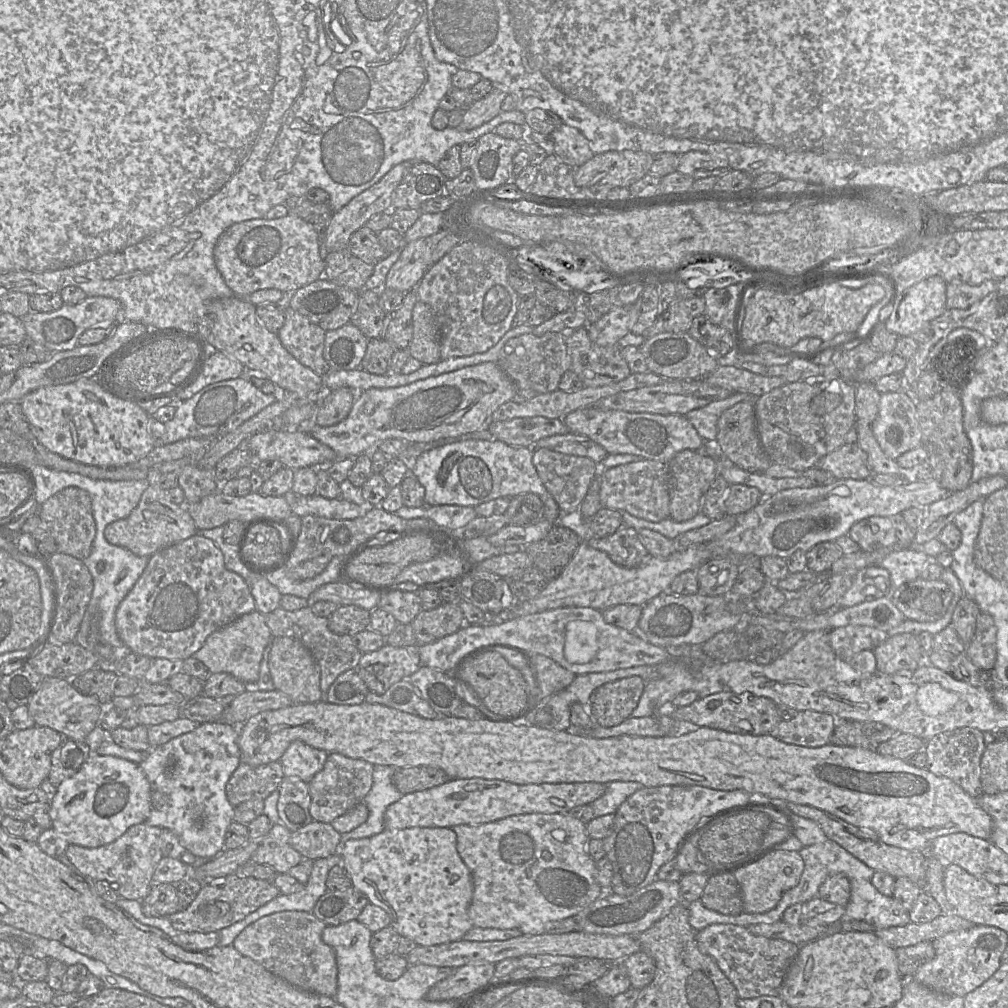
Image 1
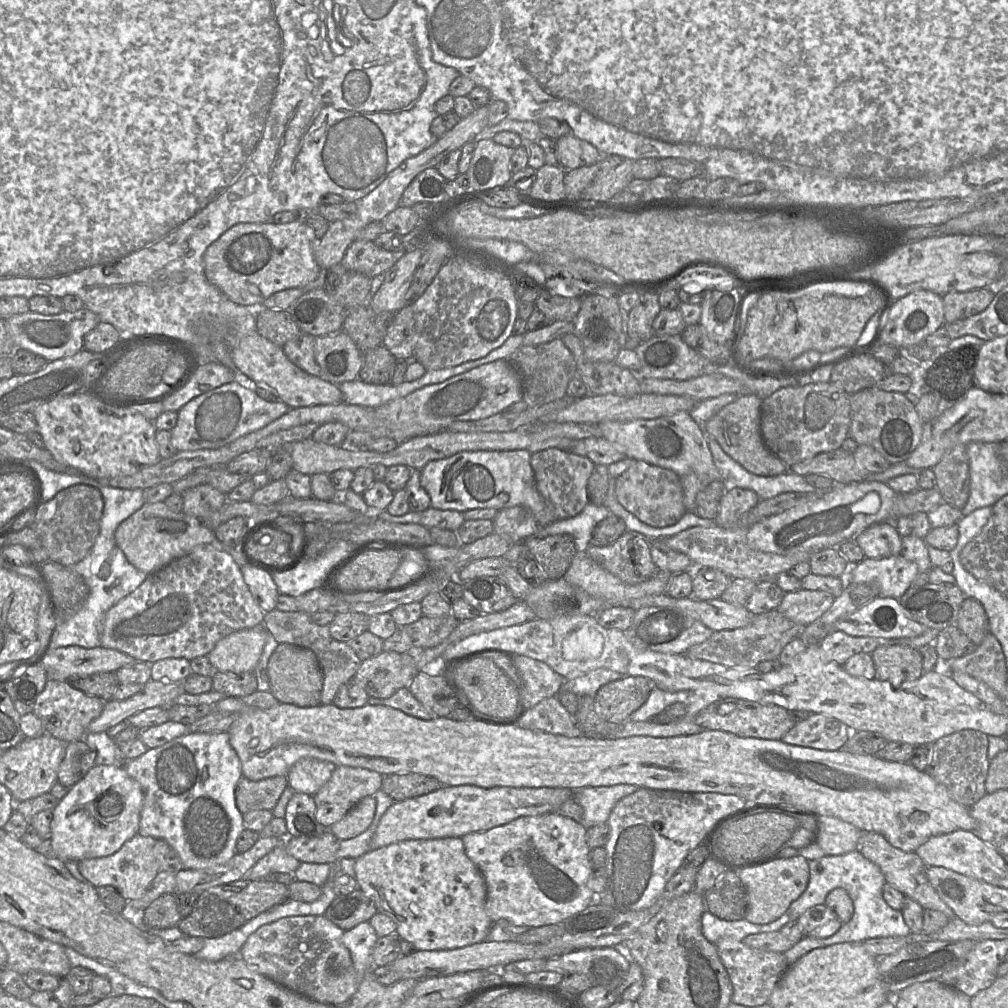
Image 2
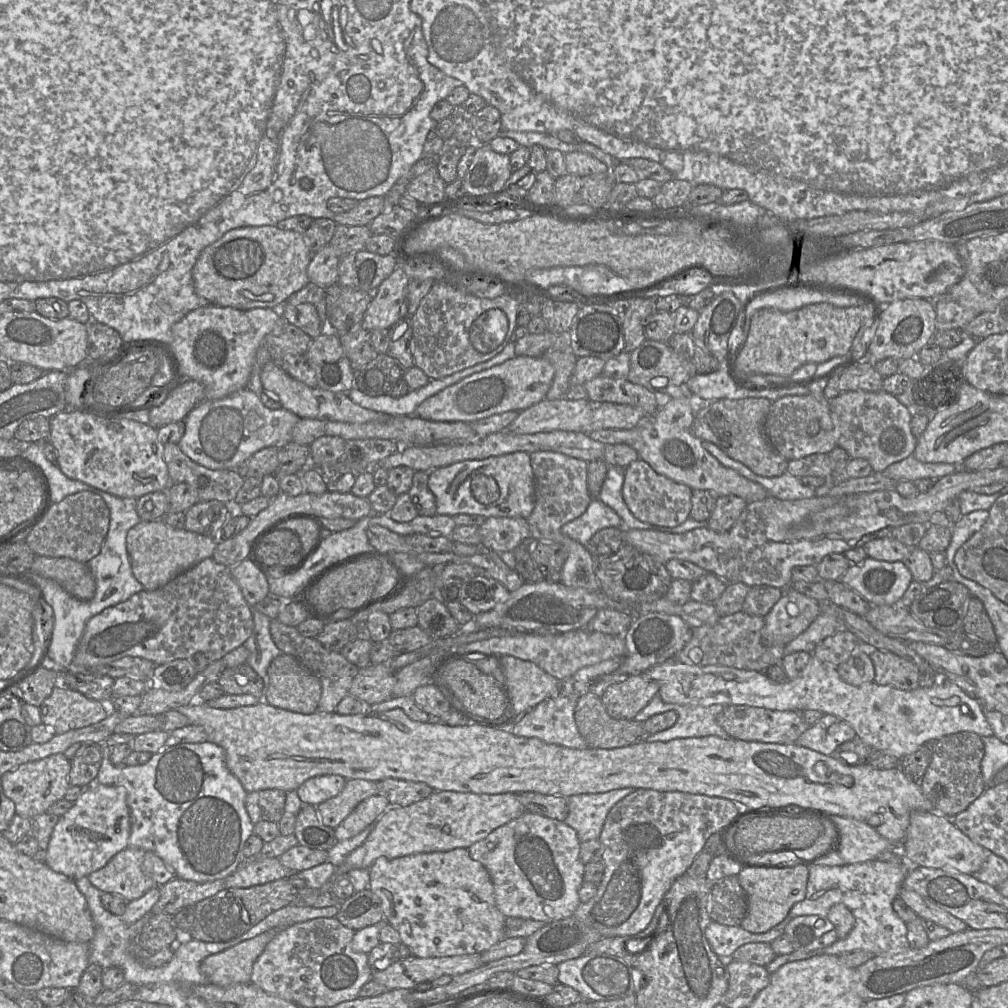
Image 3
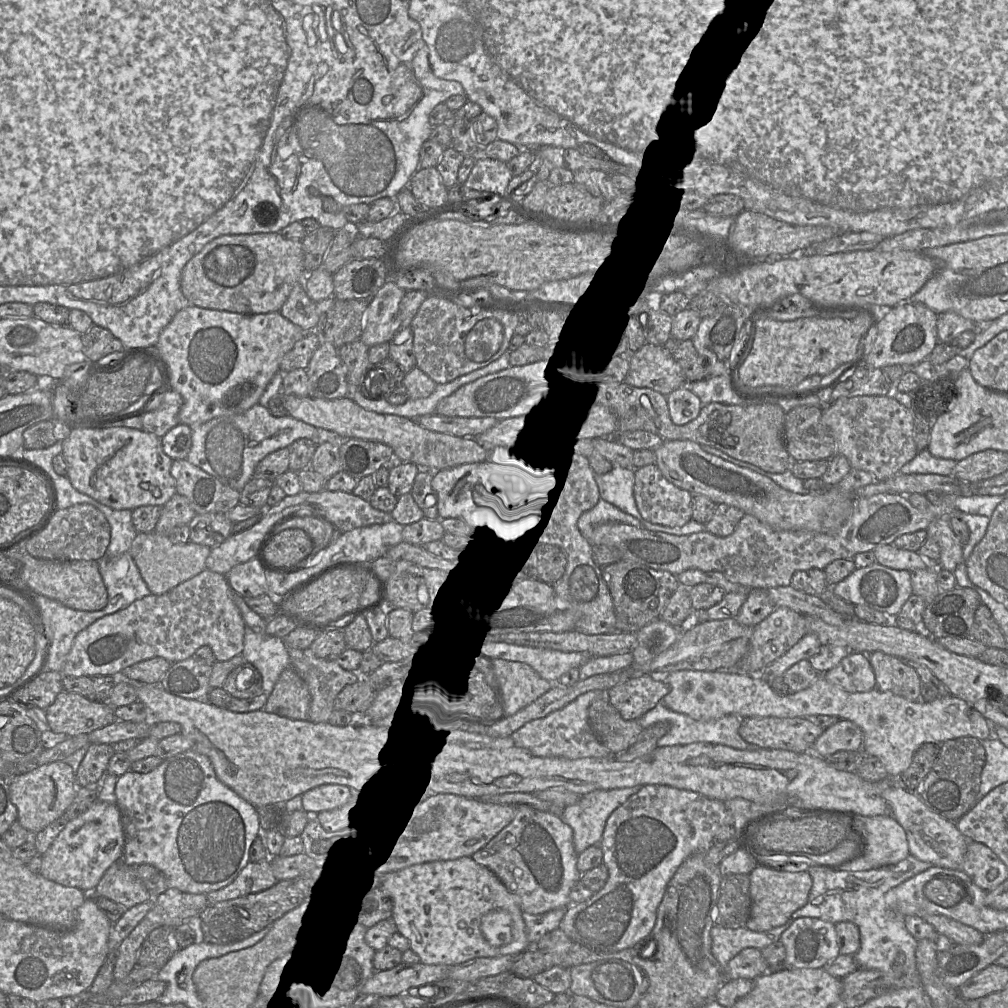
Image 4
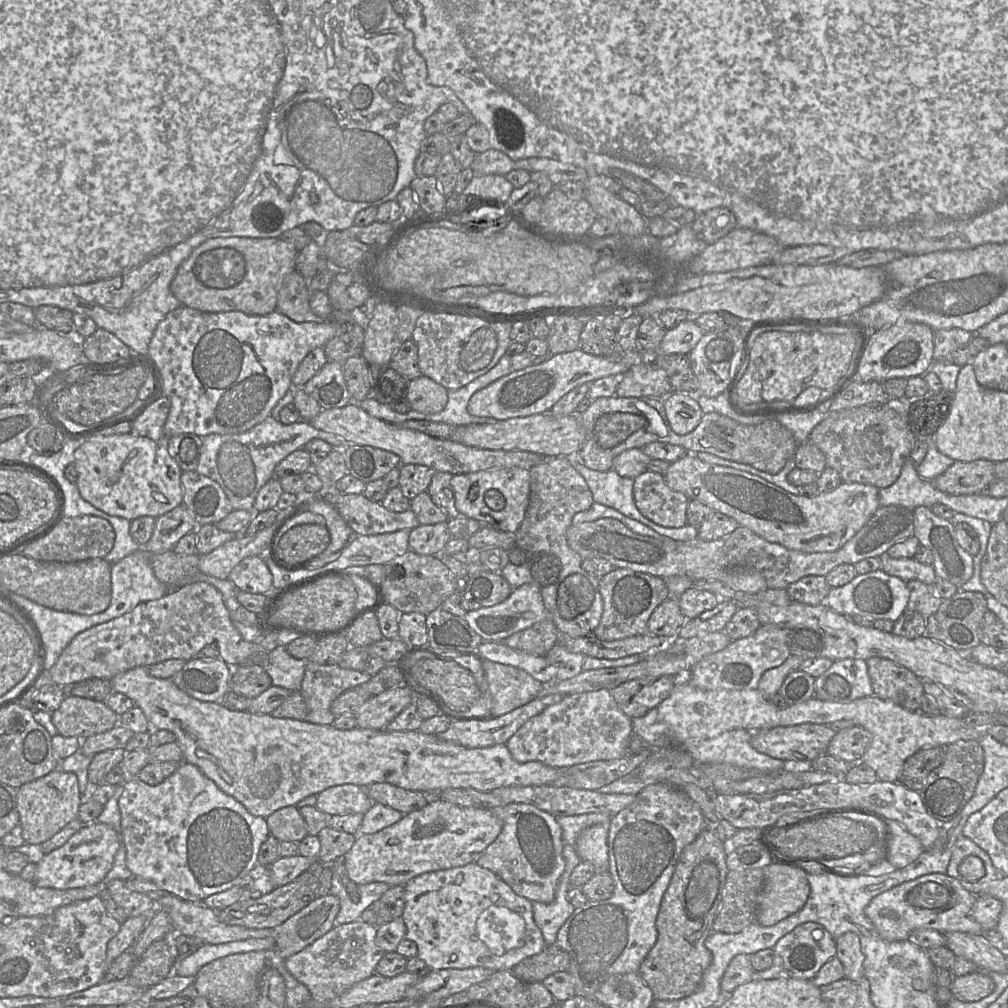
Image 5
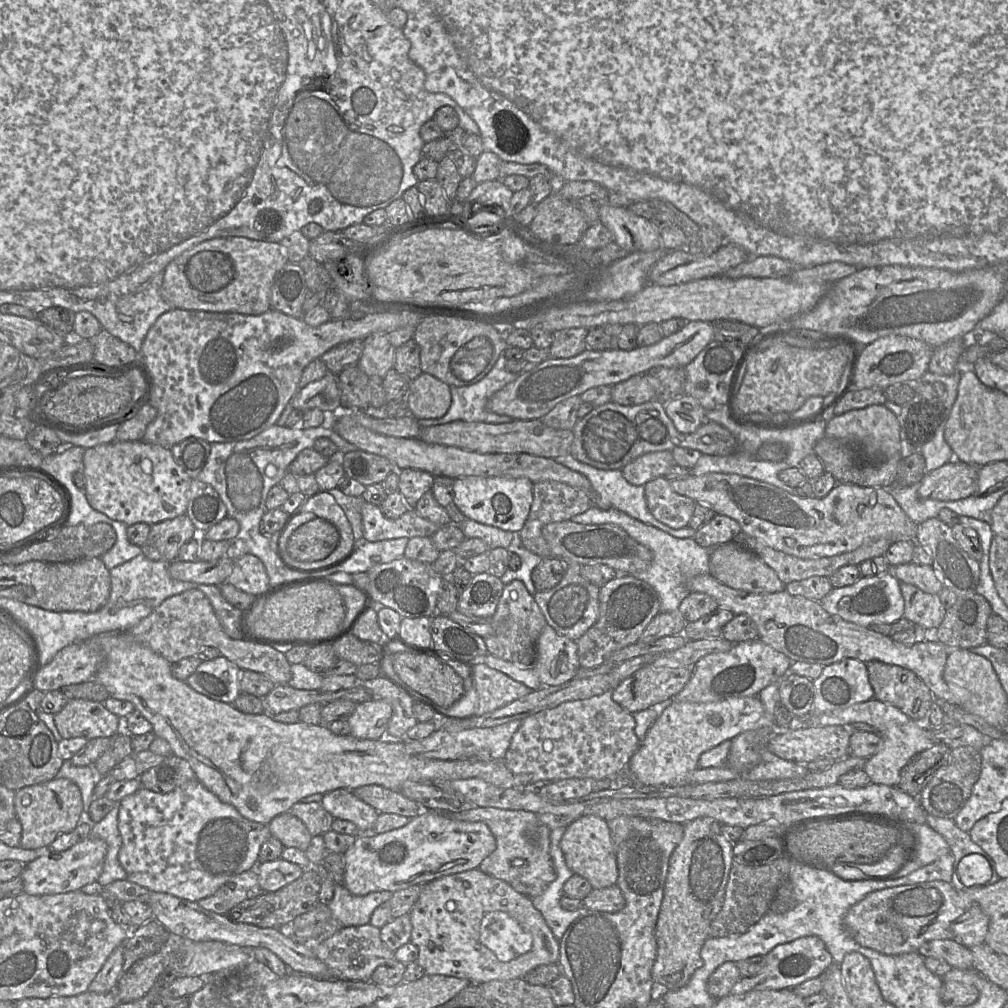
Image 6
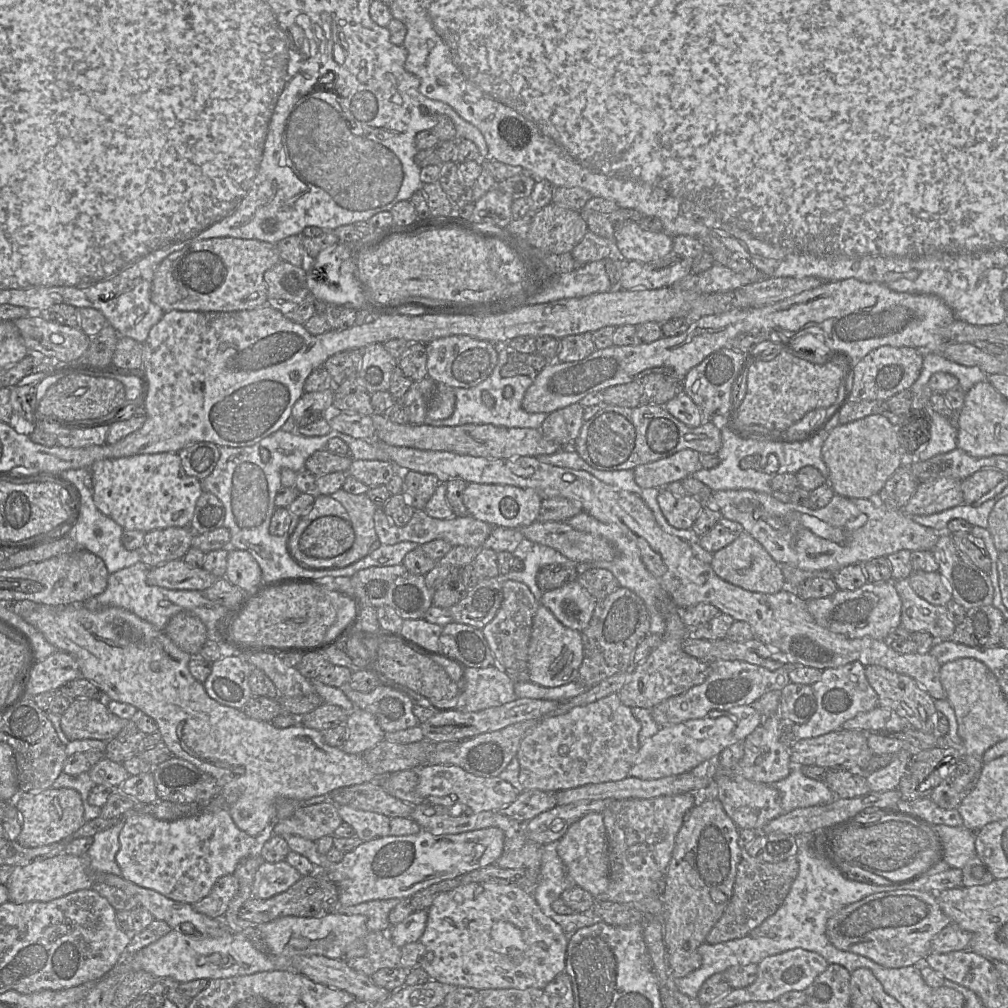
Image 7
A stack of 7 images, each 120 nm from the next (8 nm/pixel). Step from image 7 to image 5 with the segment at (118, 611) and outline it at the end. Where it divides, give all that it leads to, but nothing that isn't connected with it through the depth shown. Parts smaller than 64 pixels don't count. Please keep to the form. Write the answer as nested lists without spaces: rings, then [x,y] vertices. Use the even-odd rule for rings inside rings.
[[[136,667],[111,679],[114,692],[129,697],[140,708],[154,730],[169,730],[181,747],[183,761],[198,767],[225,794],[240,802],[246,810],[267,818],[278,809],[294,806],[310,795],[337,785],[353,784],[366,788],[373,783],[388,783],[405,790],[434,794],[444,789],[473,789],[490,792],[501,787],[553,785],[560,768],[540,762],[516,762],[505,744],[485,748],[465,748],[419,731],[388,731],[355,727],[339,730],[306,720],[275,718],[270,714],[230,711],[216,702],[199,701],[181,691],[172,679],[152,677],[147,667]]]

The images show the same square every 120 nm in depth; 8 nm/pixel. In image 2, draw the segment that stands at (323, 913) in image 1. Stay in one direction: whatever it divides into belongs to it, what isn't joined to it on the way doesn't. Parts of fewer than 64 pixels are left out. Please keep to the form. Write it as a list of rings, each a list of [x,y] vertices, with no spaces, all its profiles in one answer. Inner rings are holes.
[[[357,888],[347,895],[336,896],[326,909],[324,916],[346,931],[361,922],[369,922],[377,912],[372,899]]]

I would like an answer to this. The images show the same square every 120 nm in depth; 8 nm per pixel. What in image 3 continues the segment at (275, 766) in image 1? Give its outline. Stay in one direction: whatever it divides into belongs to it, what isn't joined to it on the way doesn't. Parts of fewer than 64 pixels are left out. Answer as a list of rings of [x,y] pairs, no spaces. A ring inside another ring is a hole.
[[[279,789],[247,792],[245,807],[252,823],[278,823],[285,814],[285,795],[286,792]]]

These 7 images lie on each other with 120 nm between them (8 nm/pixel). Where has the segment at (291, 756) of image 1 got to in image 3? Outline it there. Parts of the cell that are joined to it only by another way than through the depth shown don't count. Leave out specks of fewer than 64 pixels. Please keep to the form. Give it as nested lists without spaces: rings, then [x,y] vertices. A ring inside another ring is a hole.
[[[322,775],[306,780],[295,791],[303,805],[317,807],[335,797],[344,788],[346,779],[339,775]]]

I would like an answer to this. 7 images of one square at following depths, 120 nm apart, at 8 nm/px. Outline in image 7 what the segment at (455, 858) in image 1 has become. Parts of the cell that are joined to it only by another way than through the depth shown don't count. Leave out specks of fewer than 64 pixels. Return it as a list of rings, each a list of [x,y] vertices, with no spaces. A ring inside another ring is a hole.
[[[471,882],[460,885],[450,891],[440,893],[427,909],[427,913],[426,927],[419,939],[426,948],[426,954],[420,961],[420,967],[428,973],[432,980],[455,987],[474,988],[478,991],[484,989],[508,988],[527,989],[530,987],[544,990],[559,974],[565,972],[568,939],[562,927],[542,912],[531,893],[517,886],[488,882]]]

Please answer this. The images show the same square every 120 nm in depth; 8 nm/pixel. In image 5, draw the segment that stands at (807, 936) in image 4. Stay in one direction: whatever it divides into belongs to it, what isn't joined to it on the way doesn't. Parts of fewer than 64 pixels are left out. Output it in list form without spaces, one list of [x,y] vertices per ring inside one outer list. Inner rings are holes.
[[[806,922],[778,940],[773,948],[773,963],[764,971],[754,971],[751,980],[804,979],[811,980],[820,968],[836,956],[836,944],[831,934],[820,924]]]

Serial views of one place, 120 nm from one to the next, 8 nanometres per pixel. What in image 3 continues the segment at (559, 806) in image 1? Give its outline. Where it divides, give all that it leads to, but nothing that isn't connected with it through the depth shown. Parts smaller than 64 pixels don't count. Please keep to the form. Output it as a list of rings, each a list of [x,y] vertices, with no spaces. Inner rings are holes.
[[[434,791],[427,798],[408,806],[391,806],[380,817],[366,840],[349,853],[335,874],[348,874],[353,869],[369,869],[380,857],[444,852],[456,848],[468,849],[486,838],[493,830],[526,812],[518,794],[475,794],[454,791]]]

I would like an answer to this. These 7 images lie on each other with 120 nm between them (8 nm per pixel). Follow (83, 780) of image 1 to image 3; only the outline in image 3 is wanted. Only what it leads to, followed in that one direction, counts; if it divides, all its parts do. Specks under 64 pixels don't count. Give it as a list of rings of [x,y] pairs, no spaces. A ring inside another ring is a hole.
[[[95,782],[85,788],[73,806],[60,816],[50,837],[45,863],[53,871],[73,880],[87,877],[129,846],[130,833],[130,811],[125,788]]]

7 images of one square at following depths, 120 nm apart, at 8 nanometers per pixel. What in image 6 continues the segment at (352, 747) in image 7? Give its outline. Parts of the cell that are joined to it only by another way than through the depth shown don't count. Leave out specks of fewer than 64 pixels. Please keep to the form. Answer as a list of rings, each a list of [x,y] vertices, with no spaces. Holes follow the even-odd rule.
[[[370,699],[358,703],[348,718],[350,735],[362,740],[380,740],[386,737],[392,717],[390,703],[380,699]]]

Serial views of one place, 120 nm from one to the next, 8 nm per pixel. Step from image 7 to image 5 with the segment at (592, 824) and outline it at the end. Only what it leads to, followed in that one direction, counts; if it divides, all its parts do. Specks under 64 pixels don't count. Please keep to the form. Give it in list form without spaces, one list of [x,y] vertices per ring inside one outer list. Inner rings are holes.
[[[597,824],[583,829],[576,840],[576,852],[581,861],[591,863],[596,872],[608,872],[608,828]]]

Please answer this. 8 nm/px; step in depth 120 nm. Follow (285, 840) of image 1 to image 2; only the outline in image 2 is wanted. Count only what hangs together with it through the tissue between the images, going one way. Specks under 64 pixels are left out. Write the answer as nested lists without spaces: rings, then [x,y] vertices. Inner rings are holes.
[[[283,838],[283,842],[258,860],[242,879],[260,880],[273,872],[293,873],[299,865],[300,861],[287,853]]]

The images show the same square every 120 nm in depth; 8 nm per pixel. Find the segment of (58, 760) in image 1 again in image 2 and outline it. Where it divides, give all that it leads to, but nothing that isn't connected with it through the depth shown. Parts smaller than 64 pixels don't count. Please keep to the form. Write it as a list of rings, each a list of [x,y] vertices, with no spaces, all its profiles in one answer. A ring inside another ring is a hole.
[[[82,739],[67,743],[65,757],[58,770],[58,783],[70,788],[95,765],[96,751]]]

